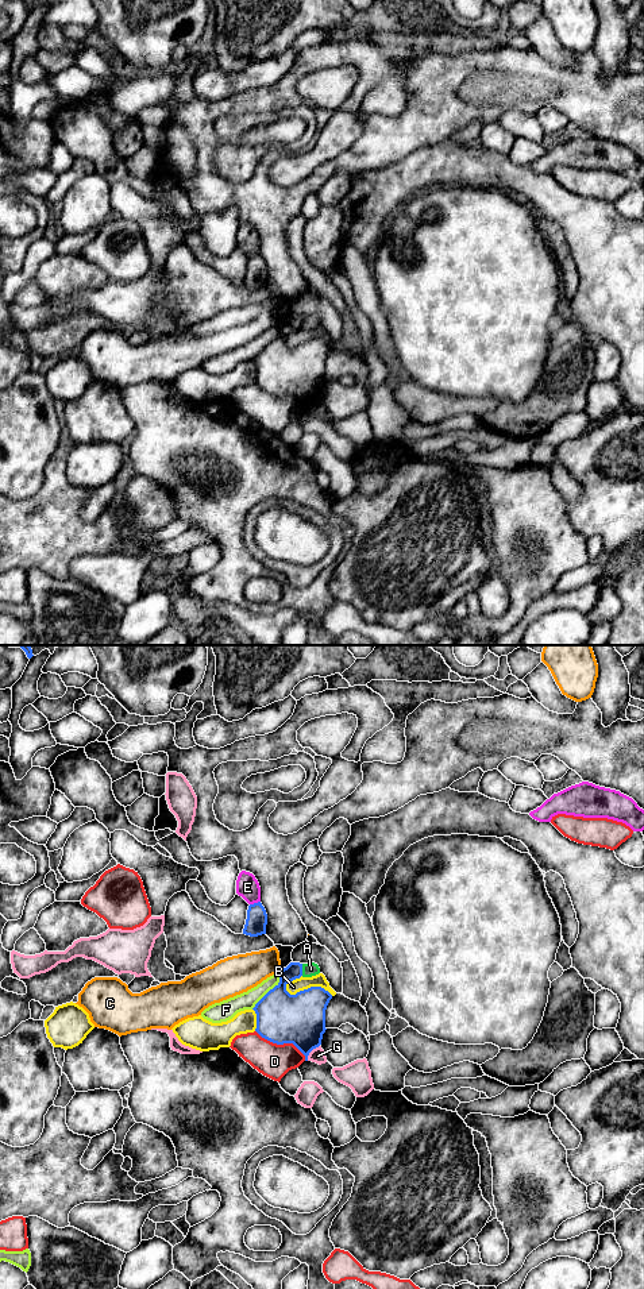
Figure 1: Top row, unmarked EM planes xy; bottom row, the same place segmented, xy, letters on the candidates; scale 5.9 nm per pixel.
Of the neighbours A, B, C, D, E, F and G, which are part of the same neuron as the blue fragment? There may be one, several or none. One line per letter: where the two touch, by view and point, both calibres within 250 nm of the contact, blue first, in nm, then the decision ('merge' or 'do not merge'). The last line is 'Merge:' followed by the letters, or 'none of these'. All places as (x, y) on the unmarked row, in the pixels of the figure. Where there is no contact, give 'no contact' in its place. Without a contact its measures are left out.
A: xy (301, 321) | 240/80 nm | do not merge
B: xy (307, 342) | 300/80 nm | do not merge
C: xy (280, 324) | 280/220 nm | do not merge
D: xy (282, 396) | 300/200 nm | do not merge
E: xy (254, 255) | 130/140 nm | do not merge
F: xy (267, 344) | 300/110 nm | do not merge
G: xy (311, 402) | 300/90 nm | do not merge
Merge: none of these

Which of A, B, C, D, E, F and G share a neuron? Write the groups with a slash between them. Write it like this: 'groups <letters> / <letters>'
groups A / B / C / D / E / F / G

